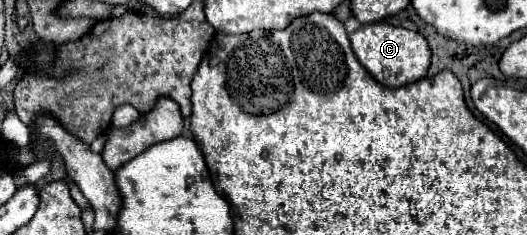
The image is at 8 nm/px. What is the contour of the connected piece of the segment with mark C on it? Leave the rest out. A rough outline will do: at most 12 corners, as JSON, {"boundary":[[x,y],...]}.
{"boundary":[[365,24],[349,40],[383,86],[427,76],[431,50],[419,32]]}

